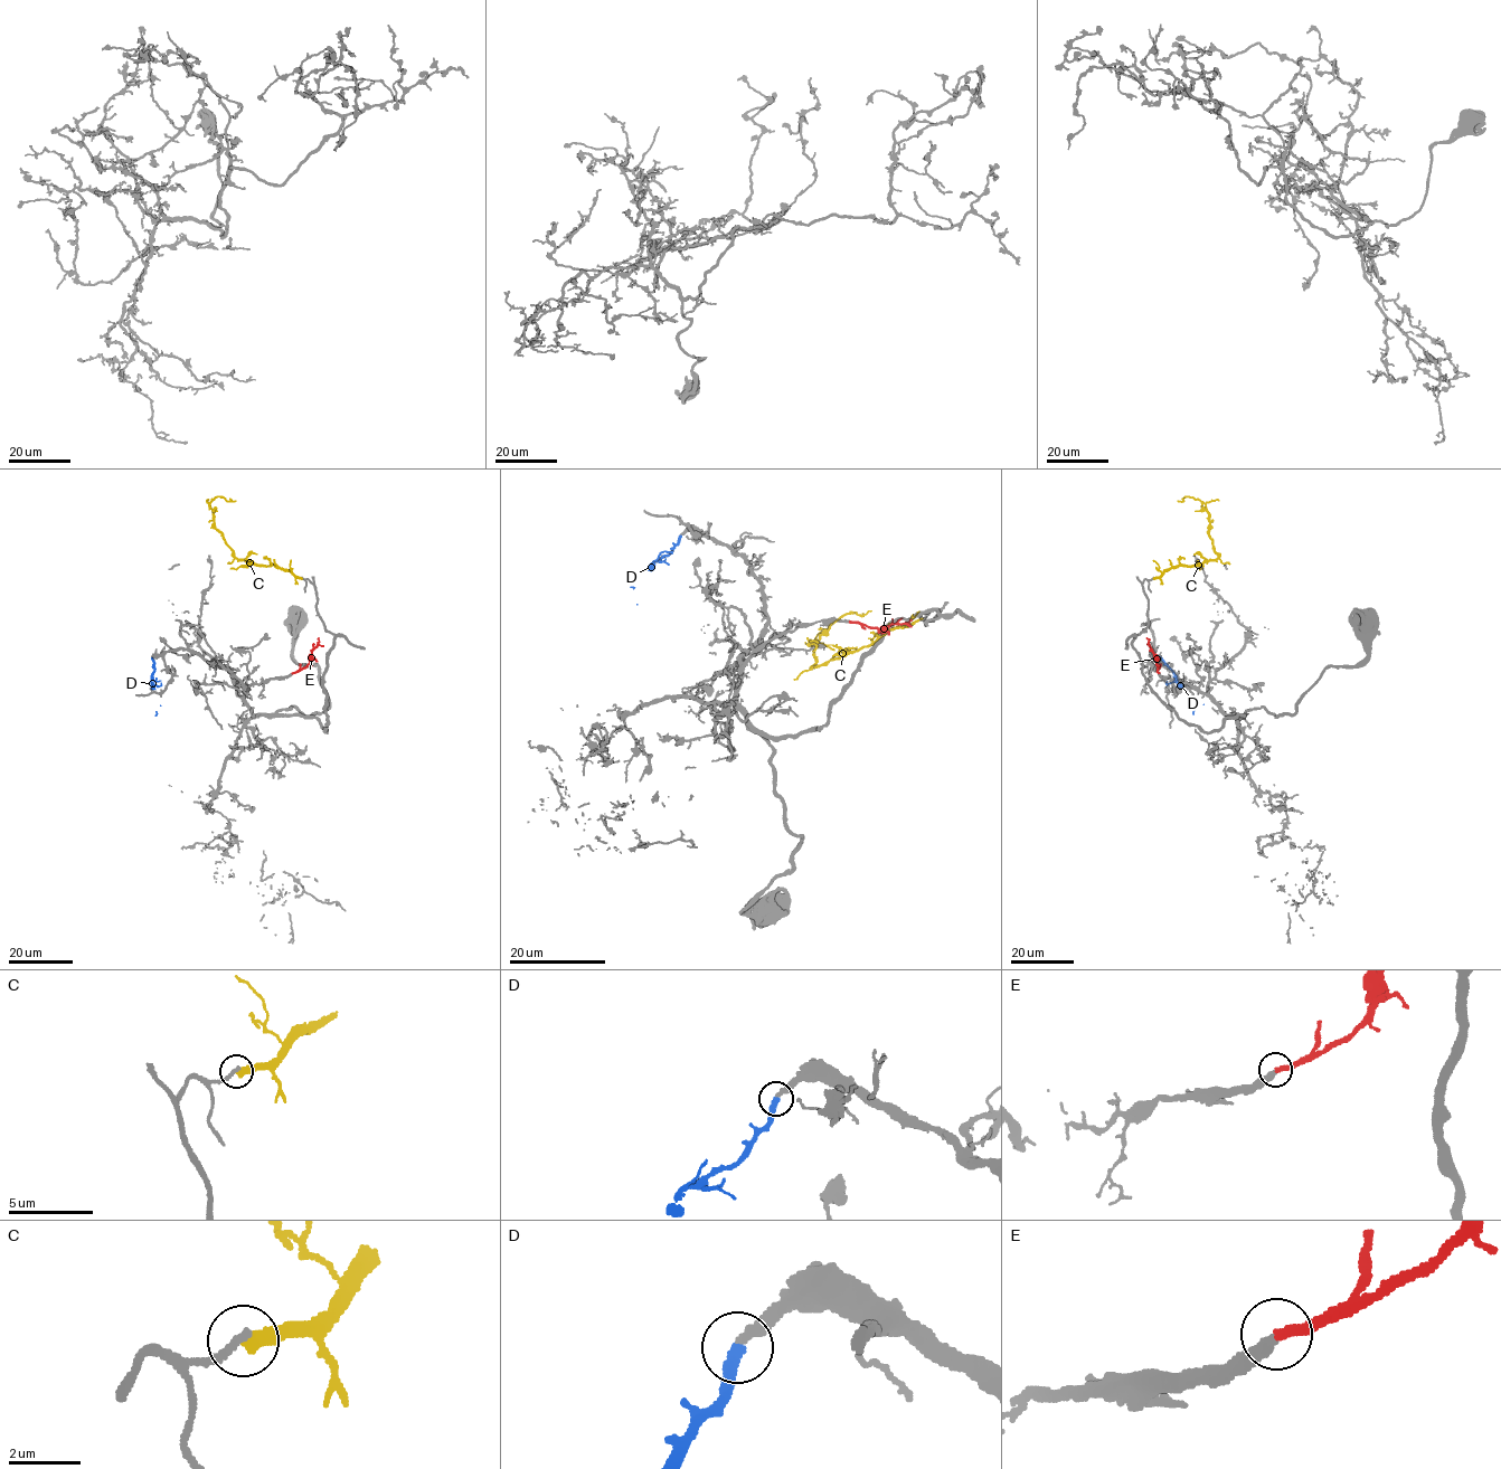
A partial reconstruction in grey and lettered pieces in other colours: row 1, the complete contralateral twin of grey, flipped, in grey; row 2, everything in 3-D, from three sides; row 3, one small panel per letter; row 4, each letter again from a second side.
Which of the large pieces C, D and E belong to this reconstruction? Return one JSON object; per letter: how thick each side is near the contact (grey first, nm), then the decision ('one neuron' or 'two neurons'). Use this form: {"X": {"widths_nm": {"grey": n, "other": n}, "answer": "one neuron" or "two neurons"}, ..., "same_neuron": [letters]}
{"C": {"widths_nm": {"grey": 220, "other": 280}, "answer": "two neurons"}, "D": {"widths_nm": {"grey": 320, "other": 320}, "answer": "one neuron"}, "E": {"widths_nm": {"grey": 360, "other": 280}, "answer": "one neuron"}, "same_neuron": ["D", "E"]}

